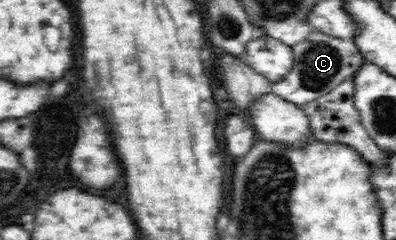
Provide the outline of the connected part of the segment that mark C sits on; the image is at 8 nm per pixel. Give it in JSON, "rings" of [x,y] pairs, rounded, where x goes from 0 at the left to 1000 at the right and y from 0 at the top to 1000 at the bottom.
{"rings":[[[798,121],[775,146],[770,171],[737,192],[735,208],[742,238],[735,292],[702,342],[684,342],[684,379],[750,442],[823,396],[874,325],[889,321],[909,279],[932,263],[889,158],[838,154]]]}

